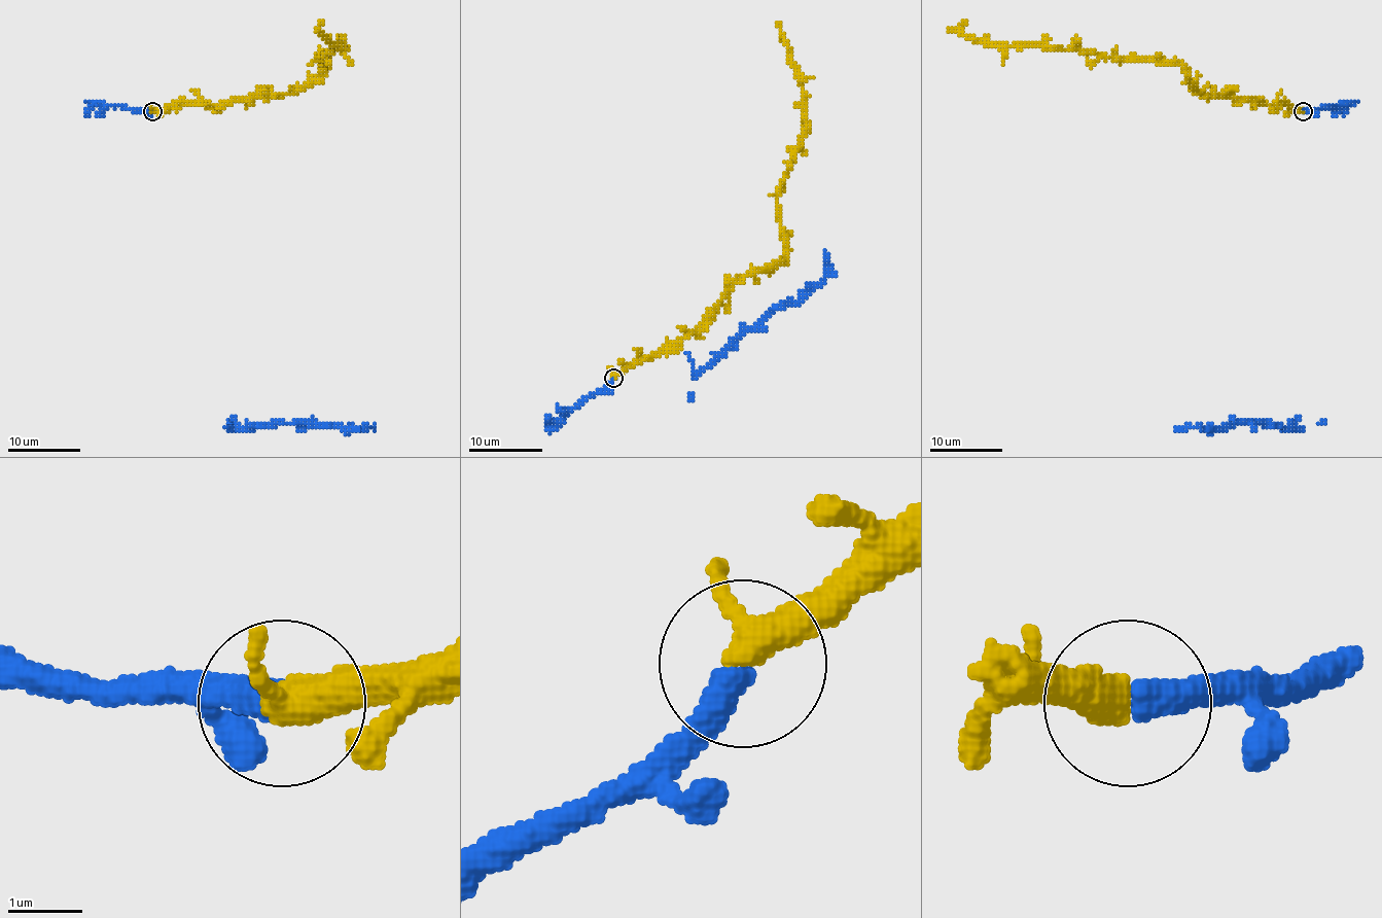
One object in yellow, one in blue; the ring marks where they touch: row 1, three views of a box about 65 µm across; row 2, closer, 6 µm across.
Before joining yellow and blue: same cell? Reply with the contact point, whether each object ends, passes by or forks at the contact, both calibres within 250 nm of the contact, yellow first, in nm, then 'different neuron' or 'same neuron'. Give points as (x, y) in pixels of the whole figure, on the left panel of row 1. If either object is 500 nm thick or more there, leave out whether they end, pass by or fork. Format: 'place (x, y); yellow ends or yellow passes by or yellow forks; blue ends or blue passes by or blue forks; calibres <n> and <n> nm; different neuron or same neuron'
place (152, 111); yellow passes by; blue ends; calibres 360 and 440 nm; same neuron

